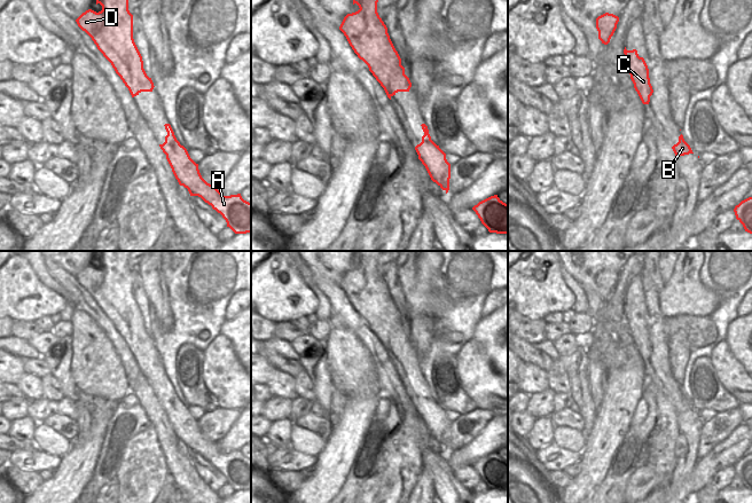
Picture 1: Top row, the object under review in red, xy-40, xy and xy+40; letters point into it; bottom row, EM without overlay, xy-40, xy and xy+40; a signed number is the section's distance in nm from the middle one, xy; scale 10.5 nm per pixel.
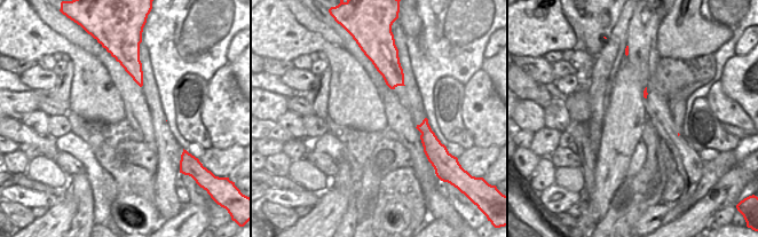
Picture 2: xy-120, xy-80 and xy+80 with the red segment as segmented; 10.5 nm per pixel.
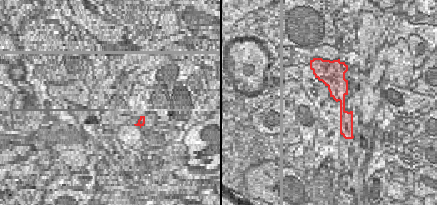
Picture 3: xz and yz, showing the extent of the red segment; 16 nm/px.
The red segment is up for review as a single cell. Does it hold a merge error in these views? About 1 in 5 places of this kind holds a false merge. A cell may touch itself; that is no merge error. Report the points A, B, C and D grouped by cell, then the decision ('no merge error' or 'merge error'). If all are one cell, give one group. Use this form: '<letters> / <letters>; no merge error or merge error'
A B C D; no merge error

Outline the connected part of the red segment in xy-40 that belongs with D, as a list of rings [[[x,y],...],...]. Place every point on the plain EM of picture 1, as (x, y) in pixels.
[[[100,251],[96,253],[96,261],[102,262],[102,267],[96,269],[92,266],[83,269],[77,276],[78,283],[85,288],[94,298],[97,306],[111,320],[116,330],[120,333],[125,343],[128,345],[132,354],[139,352],[141,348],[152,348],[154,339],[143,325],[142,313],[133,296],[133,272],[128,267],[128,257],[132,251]]]

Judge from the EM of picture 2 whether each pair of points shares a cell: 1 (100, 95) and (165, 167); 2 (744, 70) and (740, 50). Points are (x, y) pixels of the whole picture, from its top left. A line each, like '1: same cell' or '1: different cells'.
1: different cells
2: different cells

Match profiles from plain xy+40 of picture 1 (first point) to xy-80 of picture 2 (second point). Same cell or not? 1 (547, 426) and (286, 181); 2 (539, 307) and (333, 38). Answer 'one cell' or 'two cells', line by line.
1: two cells
2: two cells

